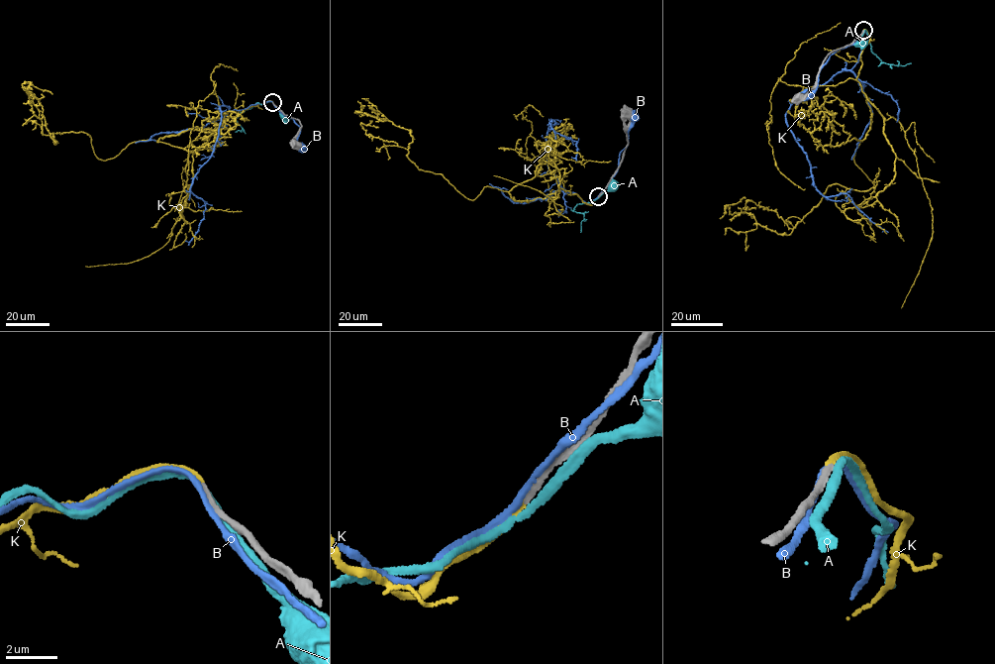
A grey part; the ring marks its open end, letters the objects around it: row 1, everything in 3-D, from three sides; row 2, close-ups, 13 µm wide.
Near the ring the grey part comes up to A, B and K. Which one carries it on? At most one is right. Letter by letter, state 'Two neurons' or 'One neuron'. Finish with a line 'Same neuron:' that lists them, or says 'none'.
A: Two neurons
B: Two neurons
K: One neuron
Same neuron: K

